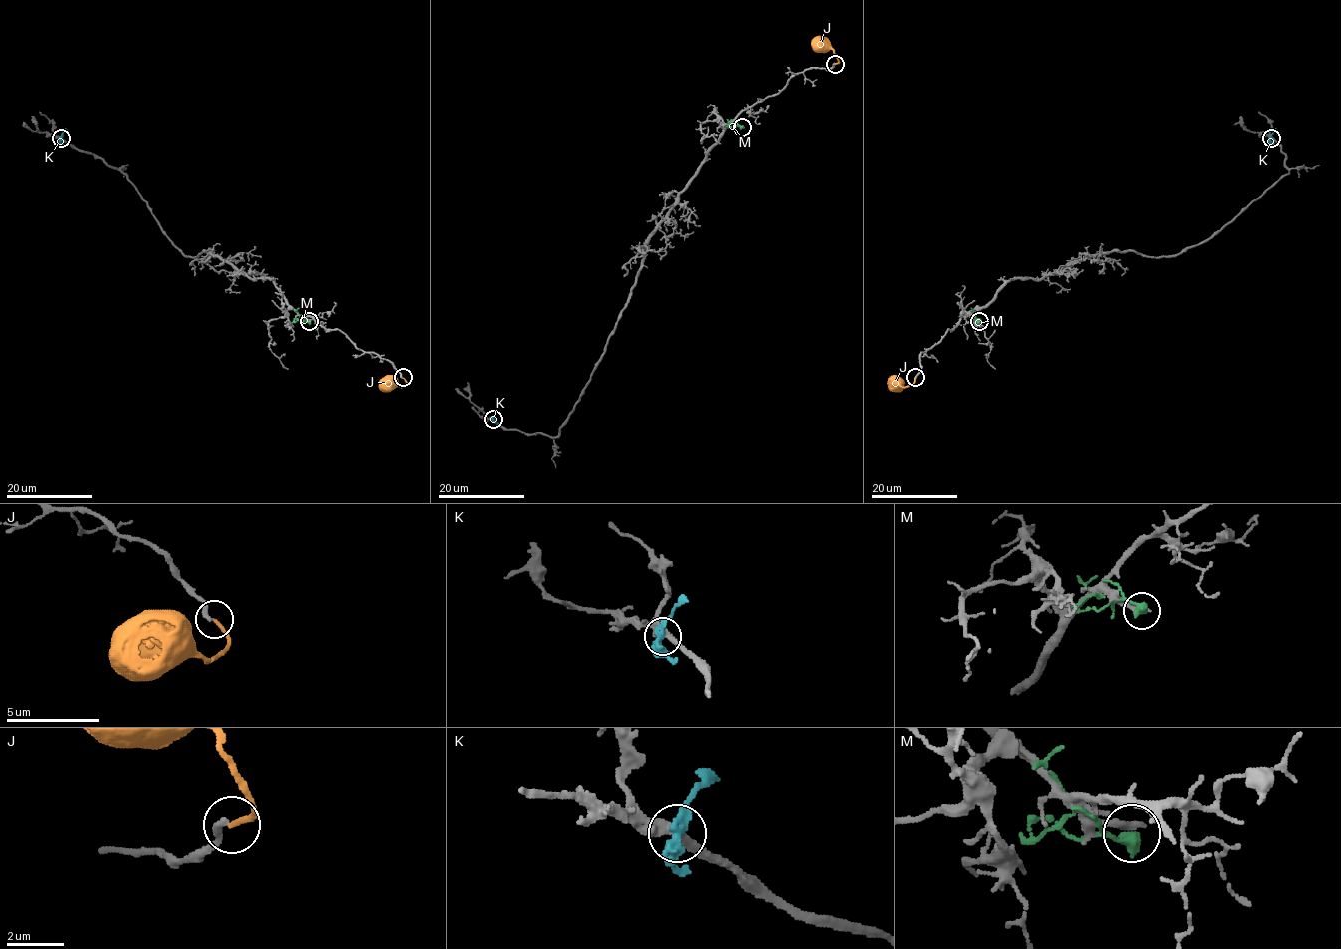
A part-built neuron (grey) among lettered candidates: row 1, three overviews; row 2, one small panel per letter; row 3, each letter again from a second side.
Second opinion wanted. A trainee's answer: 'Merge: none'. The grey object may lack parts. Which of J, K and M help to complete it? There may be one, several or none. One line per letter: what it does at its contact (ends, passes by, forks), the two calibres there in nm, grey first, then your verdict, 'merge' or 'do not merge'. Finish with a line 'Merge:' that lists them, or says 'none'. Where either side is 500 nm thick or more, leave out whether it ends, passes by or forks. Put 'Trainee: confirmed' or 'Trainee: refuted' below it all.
J: it ends there; 240 nm thick on the grey side, 190 nm on the other; do not merge
K: it passes by; 280 nm thick on the grey side, 340 nm on the other; do not merge
M: it ends there; 320 nm thick on the grey side, 460 nm on the other; do not merge
Merge: none
Trainee: confirmed

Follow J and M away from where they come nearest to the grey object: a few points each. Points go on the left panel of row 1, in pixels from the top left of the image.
J: (403, 377), (406, 383), (402, 387), (379, 383)
M: (309, 321), (294, 320), (300, 317), (296, 310), (299, 308)

